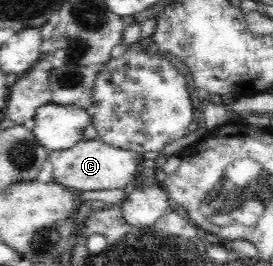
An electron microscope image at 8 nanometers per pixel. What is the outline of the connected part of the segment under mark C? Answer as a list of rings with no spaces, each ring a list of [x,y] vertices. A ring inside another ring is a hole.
[[[98,138],[81,140],[68,150],[54,151],[47,156],[53,168],[56,184],[70,189],[77,195],[84,192],[124,189],[128,184],[138,182],[140,165],[138,154],[108,146]]]

